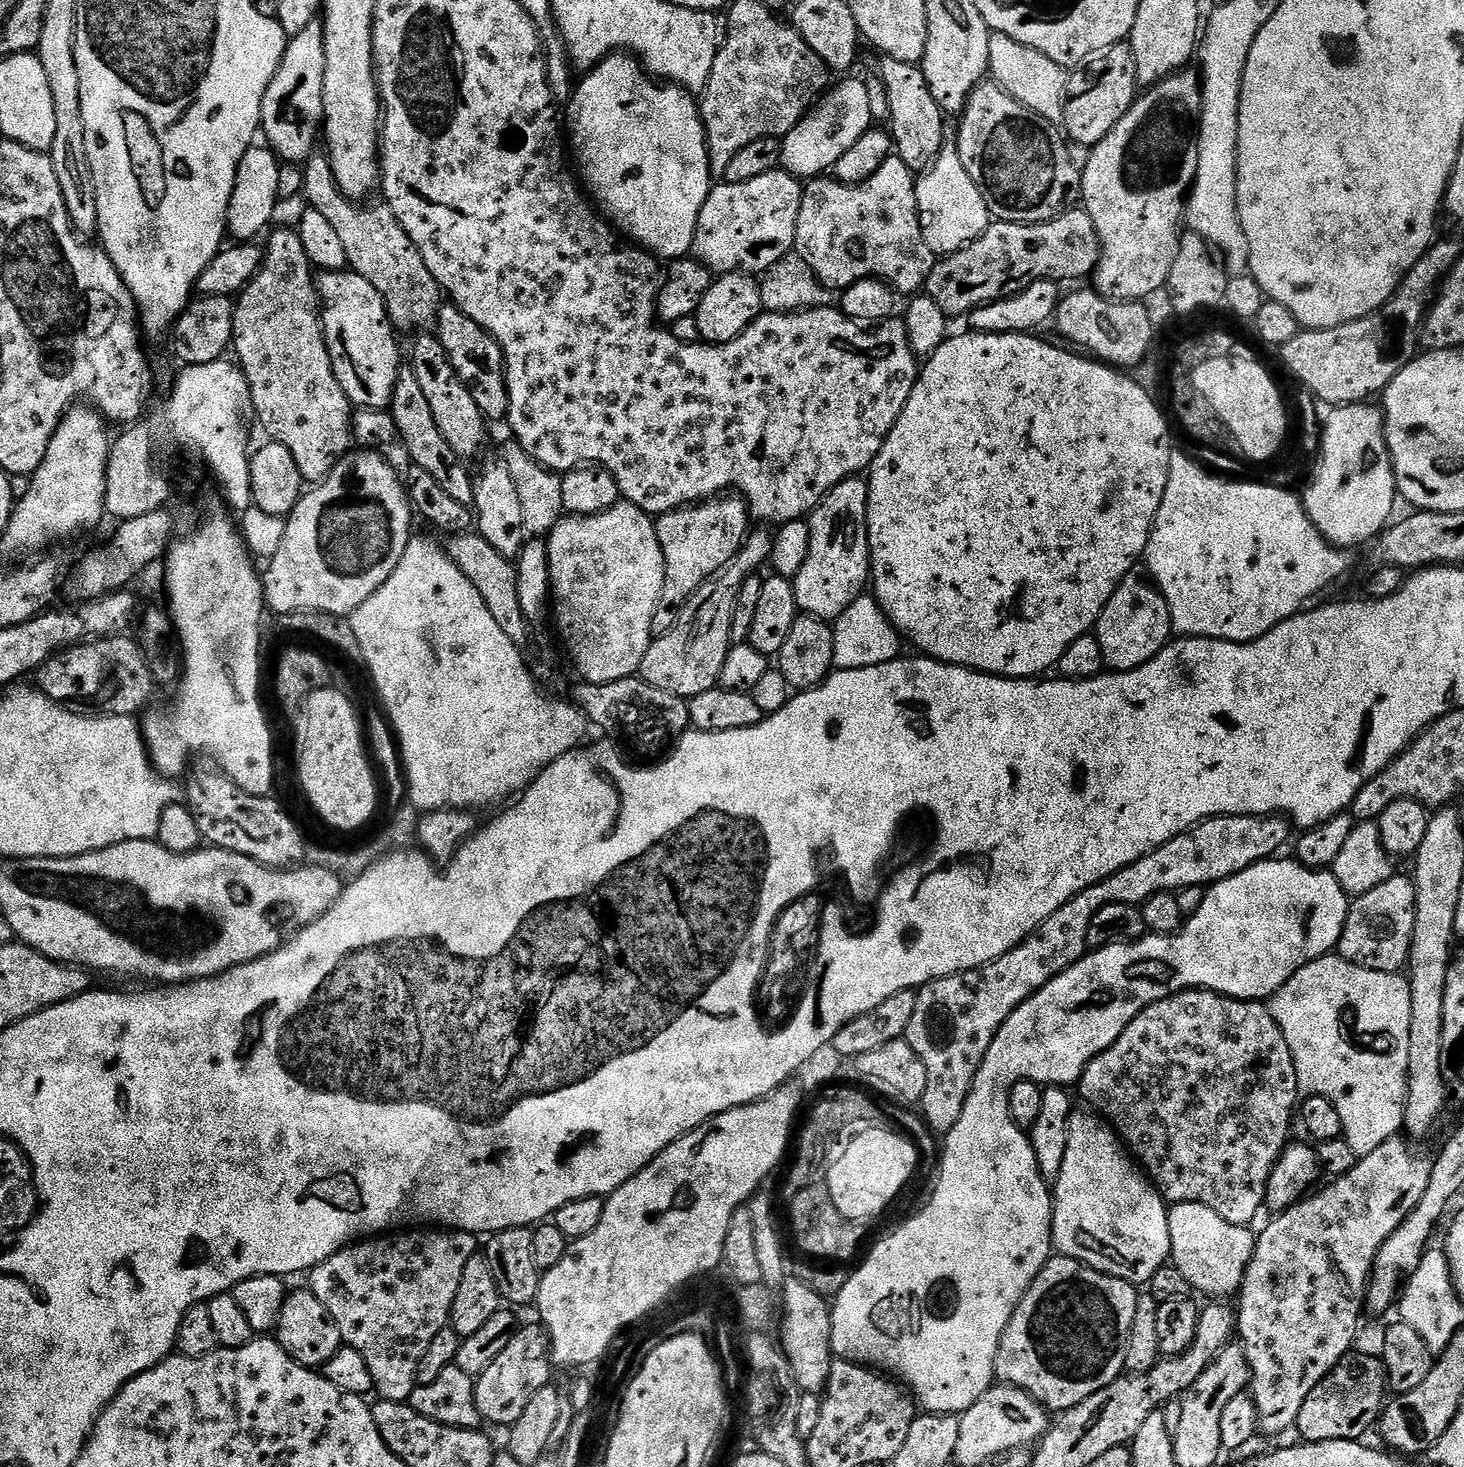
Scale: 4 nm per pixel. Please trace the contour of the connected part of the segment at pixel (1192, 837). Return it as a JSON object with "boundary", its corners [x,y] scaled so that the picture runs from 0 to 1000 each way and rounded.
{"boundary":[[[876,556],[871,556],[827,556],[825,559],[822,559],[820,562],[816,562],[811,567],[806,567],[799,574],[796,574],[791,579],[788,579],[786,582],[783,582],[783,585],[780,585],[777,588],[775,588],[772,590],[769,590],[766,593],[764,593],[764,596],[761,596],[755,600],[751,600],[747,604],[745,604],[742,607],[739,607],[734,612],[731,612],[731,615],[728,615],[728,618],[725,618],[723,620],[720,620],[720,623],[717,623],[717,626],[714,626],[714,628],[712,628],[712,631],[709,631],[706,635],[704,635],[700,641],[698,641],[693,648],[690,648],[687,650],[684,650],[684,653],[682,653],[679,656],[676,656],[670,660],[666,660],[662,663],[655,663],[653,665],[645,665],[642,668],[637,668],[631,671],[630,673],[626,676],[626,682],[624,683],[624,691],[622,694],[622,699],[619,704],[619,708],[622,713],[624,713],[624,718],[627,718],[627,721],[630,721],[630,725],[633,727],[633,746],[630,746],[627,753],[628,757],[631,757],[631,763],[641,773],[646,773],[652,768],[652,765],[654,765],[654,762],[657,762],[657,754],[660,754],[660,748],[663,746],[663,740],[665,738],[665,735],[668,732],[668,729],[671,727],[671,721],[673,721],[673,716],[676,716],[676,710],[679,710],[679,705],[682,705],[682,702],[684,702],[684,699],[687,697],[687,694],[690,694],[690,691],[693,691],[693,688],[695,686],[698,686],[698,683],[701,683],[708,676],[712,675],[712,672],[714,672],[721,665],[725,664],[731,658],[734,658],[744,648],[743,646],[743,635],[745,634],[745,628],[747,627],[747,623],[750,623],[750,620],[756,616],[775,616],[781,617],[782,613],[785,613],[788,609],[792,608],[804,609],[807,605],[819,605],[820,604],[827,604],[833,600],[840,599],[843,596],[846,596],[848,593],[851,593],[854,590],[858,589],[861,586],[868,586],[872,583],[872,581],[877,575],[882,573],[884,570],[884,564],[882,561]]]}

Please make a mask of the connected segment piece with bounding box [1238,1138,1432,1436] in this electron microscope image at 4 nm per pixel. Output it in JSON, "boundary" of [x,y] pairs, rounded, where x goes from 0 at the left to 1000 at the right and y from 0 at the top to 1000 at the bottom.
{"boundary":[[[952,776],[944,778],[944,781],[941,781],[941,784],[936,784],[936,787],[928,789],[926,794],[921,799],[908,804],[907,808],[902,813],[897,812],[886,818],[878,825],[870,828],[868,830],[870,832],[858,843],[858,851],[854,858],[852,865],[850,869],[850,875],[848,875],[846,881],[846,887],[847,886],[846,915],[851,923],[854,936],[854,951],[855,955],[859,958],[860,975],[863,978],[864,976],[866,979],[874,979],[879,973],[880,975],[885,974],[887,961],[889,961],[889,956],[892,956],[892,953],[895,953],[898,945],[900,945],[900,942],[903,942],[903,939],[906,939],[906,937],[908,937],[908,934],[911,934],[913,928],[921,922],[924,921],[926,916],[923,915],[926,913],[926,905],[929,903],[929,894],[931,895],[933,892],[934,877],[941,852],[944,849],[944,847],[947,847],[947,844],[949,844],[949,841],[952,841],[952,838],[955,838],[955,836],[958,836],[958,833],[967,824],[969,819],[971,819],[971,814],[974,814],[974,806],[977,806],[977,800],[978,800],[978,791],[964,785],[964,781],[961,780],[962,778],[956,776]]]}

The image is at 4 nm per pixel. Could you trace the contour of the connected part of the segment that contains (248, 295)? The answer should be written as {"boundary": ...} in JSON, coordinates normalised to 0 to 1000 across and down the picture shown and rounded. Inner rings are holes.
{"boundary":[[[191,154],[182,166],[180,177],[173,190],[161,202],[158,237],[161,245],[169,258],[172,267],[173,286],[180,291],[184,301],[195,304],[204,315],[204,320],[208,329],[218,329],[224,324],[233,311],[238,310],[241,305],[239,287],[242,276],[231,263],[228,249],[225,247],[221,232],[221,222],[219,219],[219,206],[214,193],[214,182],[209,175],[206,163],[202,157]]]}

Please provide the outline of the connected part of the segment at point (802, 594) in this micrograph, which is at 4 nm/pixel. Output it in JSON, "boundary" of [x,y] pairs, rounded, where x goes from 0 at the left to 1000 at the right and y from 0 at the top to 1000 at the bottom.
{"boundary":[[[587,324],[572,329],[551,352],[553,378],[541,395],[544,414],[548,419],[570,424],[594,398],[596,378],[593,372],[593,329]]]}

